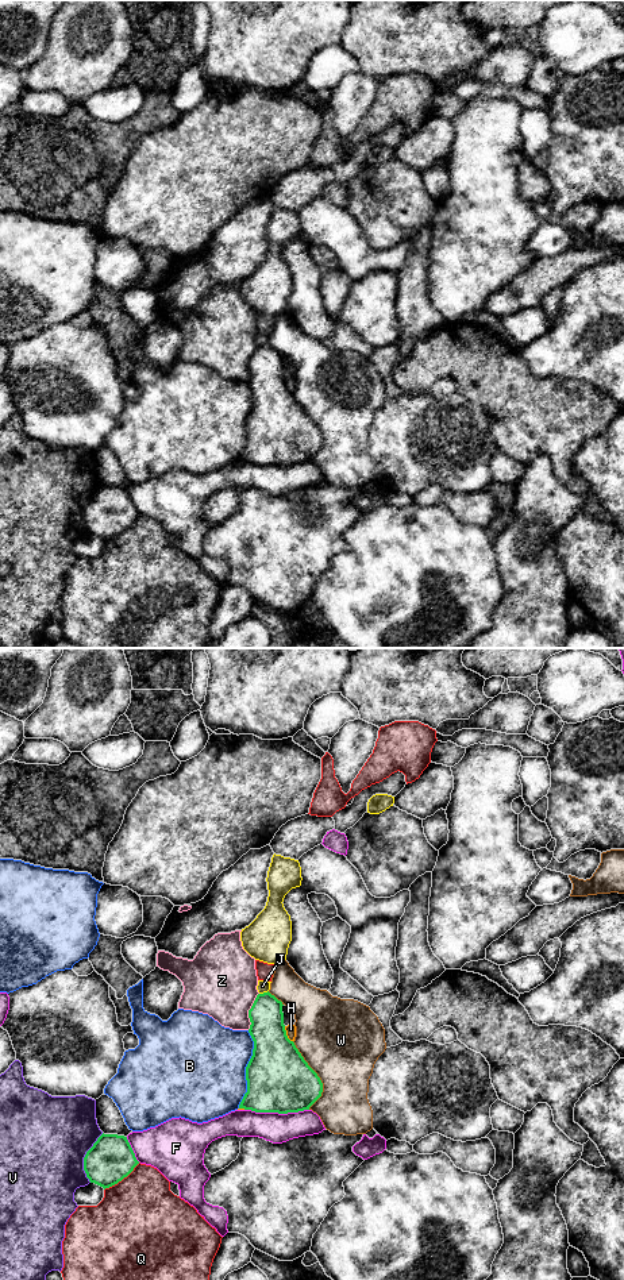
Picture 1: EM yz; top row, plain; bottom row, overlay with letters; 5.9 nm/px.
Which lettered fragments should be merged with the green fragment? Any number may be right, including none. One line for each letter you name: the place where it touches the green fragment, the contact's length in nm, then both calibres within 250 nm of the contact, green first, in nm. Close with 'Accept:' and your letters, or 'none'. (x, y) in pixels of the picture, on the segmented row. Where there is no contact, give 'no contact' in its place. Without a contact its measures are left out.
Accept: none

